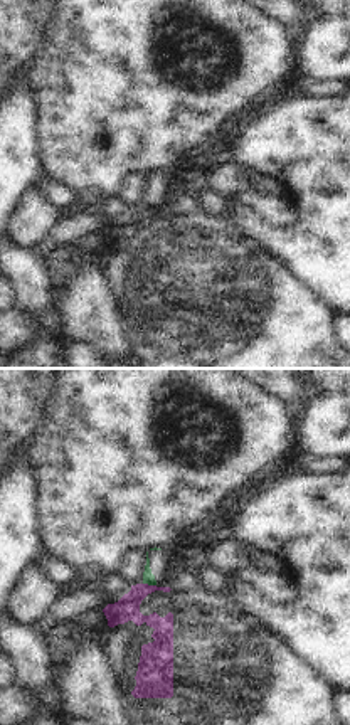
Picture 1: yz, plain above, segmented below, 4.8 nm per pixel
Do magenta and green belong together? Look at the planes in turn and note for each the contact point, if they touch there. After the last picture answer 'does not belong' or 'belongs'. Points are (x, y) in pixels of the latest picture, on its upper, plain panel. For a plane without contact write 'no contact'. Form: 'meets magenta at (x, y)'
meets magenta at (150, 209)

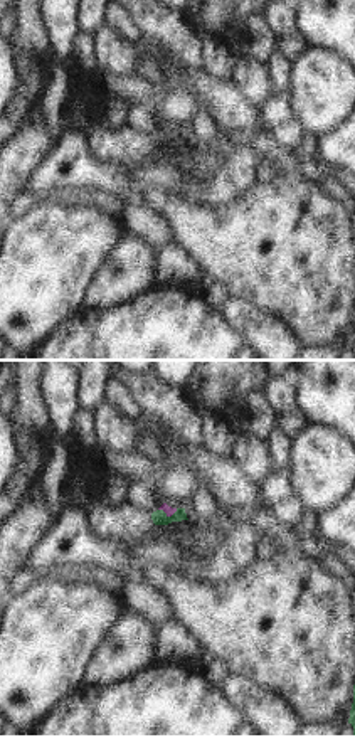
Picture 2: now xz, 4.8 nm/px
meets magenta at (169, 138)

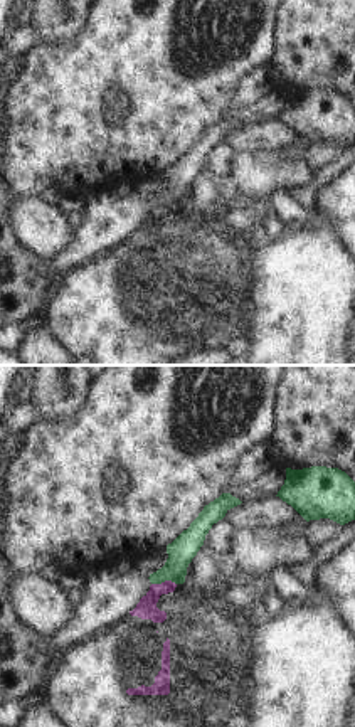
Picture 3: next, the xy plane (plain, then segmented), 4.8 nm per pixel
meets magenta at (165, 204)

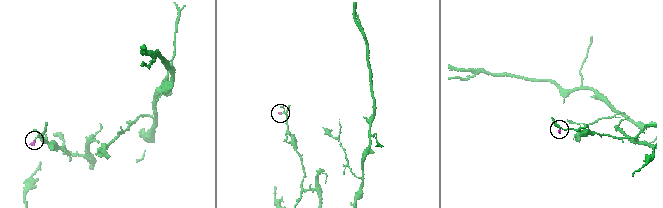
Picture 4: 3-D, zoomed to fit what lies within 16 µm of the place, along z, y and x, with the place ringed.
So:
does not belong

